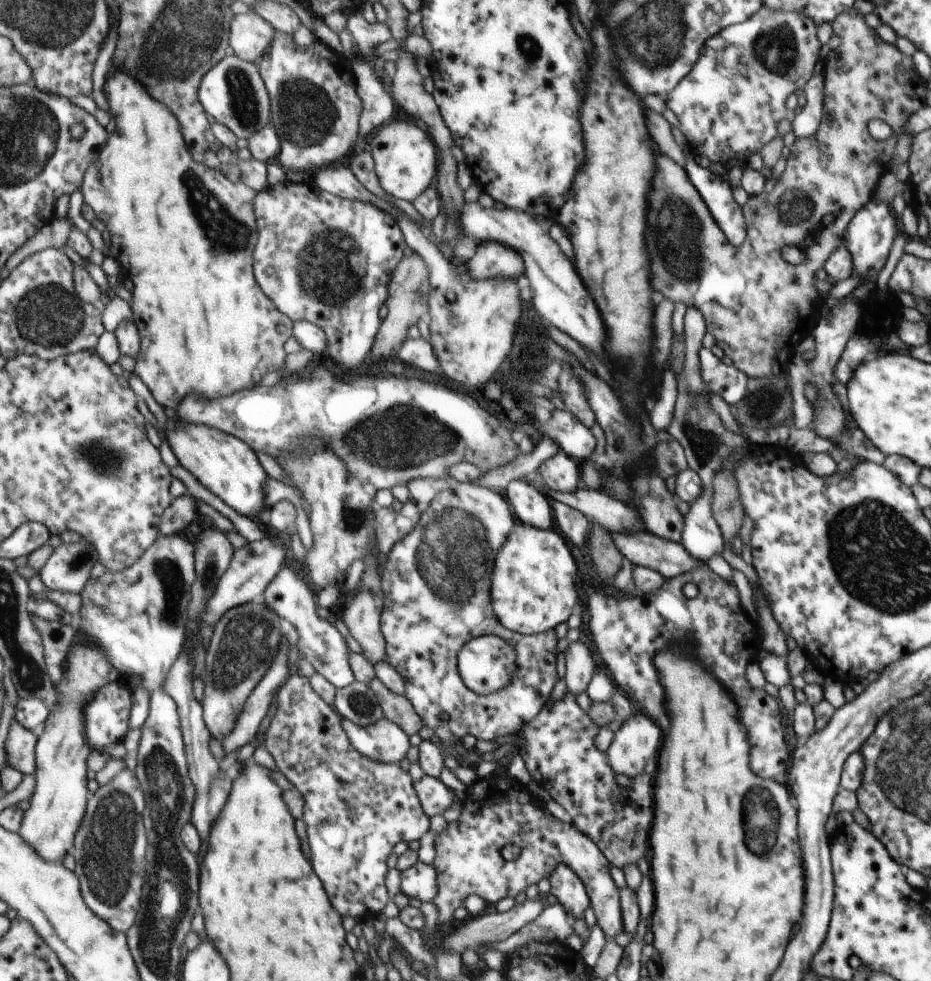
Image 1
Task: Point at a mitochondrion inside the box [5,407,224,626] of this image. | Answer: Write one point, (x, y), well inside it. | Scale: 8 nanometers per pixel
(107, 462)

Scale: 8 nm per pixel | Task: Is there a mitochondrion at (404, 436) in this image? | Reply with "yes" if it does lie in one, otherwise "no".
yes

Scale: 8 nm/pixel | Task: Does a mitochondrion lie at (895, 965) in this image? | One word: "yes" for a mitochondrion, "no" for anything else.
no

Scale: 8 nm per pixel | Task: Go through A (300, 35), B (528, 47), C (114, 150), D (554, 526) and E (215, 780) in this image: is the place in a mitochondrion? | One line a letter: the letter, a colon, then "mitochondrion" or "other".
A: other
B: mitochondrion
C: other
D: other
E: mitochondrion

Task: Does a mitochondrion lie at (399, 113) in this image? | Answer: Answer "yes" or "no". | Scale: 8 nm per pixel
no

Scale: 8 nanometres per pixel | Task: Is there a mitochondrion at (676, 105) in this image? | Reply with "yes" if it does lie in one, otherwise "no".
no

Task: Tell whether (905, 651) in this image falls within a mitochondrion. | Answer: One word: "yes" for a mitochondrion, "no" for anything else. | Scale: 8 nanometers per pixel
no

